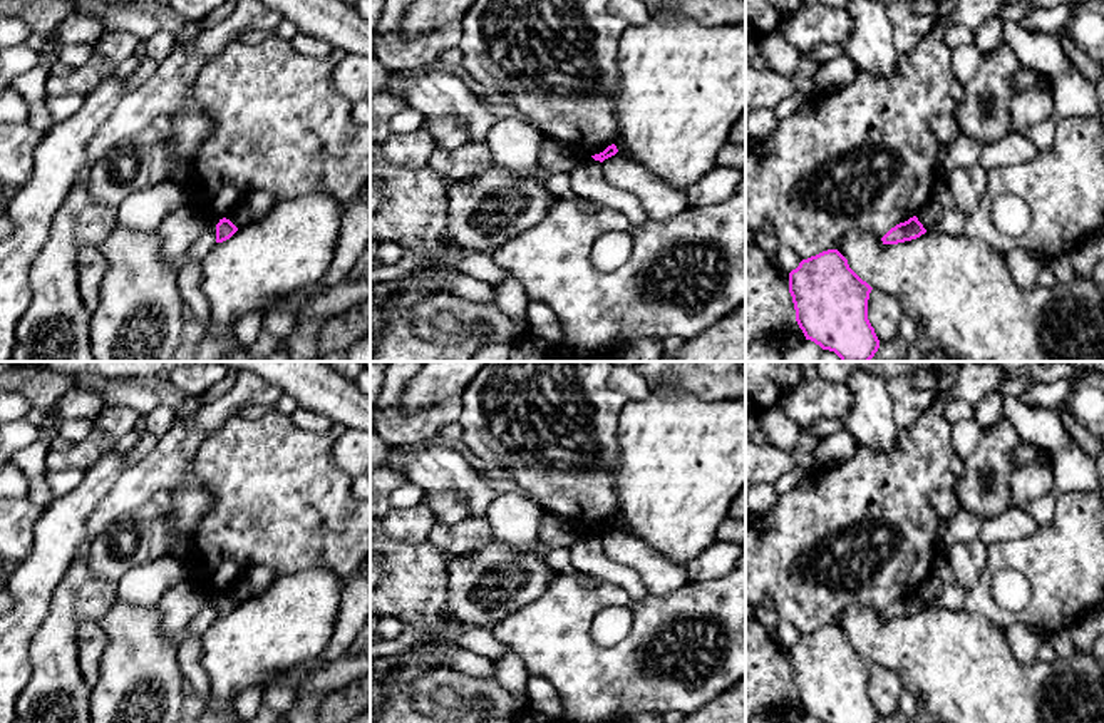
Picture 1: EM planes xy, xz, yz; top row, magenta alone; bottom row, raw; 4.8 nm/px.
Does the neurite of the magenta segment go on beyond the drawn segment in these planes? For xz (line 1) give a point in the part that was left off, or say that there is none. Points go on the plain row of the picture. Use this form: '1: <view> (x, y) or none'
1: none

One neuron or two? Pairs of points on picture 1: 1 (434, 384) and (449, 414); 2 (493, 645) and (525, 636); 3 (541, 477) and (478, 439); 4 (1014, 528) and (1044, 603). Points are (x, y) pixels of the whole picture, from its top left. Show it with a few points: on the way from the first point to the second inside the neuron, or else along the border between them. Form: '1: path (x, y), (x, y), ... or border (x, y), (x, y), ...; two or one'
1: border (458, 397), (436, 399), (428, 407), (404, 414); two
2: border (490, 630), (510, 648); two
3: path (526, 462), (518, 456), (508, 456), (493, 440); one
4: border (1039, 526), (1031, 534), (995, 541), (989, 546); two

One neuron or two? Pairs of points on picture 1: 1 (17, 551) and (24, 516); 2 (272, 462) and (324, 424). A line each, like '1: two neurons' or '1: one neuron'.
1: one neuron
2: two neurons

